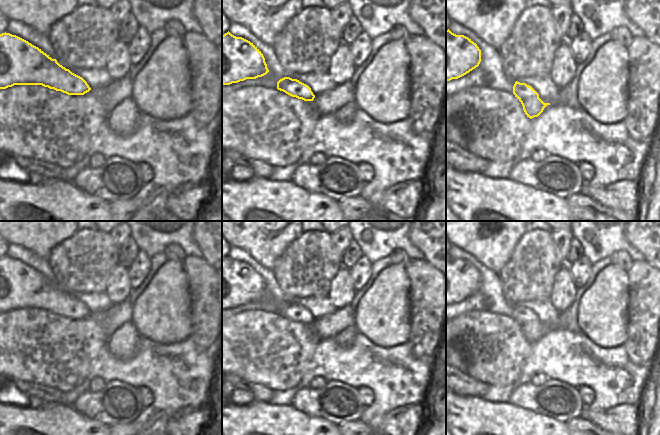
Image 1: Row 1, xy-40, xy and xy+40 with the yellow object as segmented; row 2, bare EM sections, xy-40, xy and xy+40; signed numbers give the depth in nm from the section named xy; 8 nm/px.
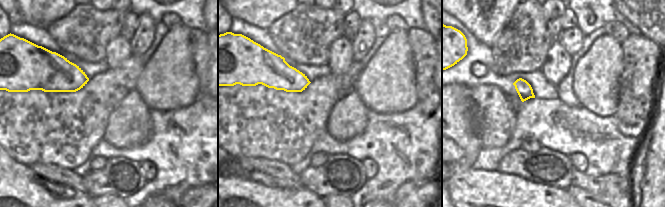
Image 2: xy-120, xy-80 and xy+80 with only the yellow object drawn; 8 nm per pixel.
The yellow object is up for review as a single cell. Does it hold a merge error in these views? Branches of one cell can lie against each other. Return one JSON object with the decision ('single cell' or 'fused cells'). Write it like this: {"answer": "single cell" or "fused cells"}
{"answer": "fused cells"}

